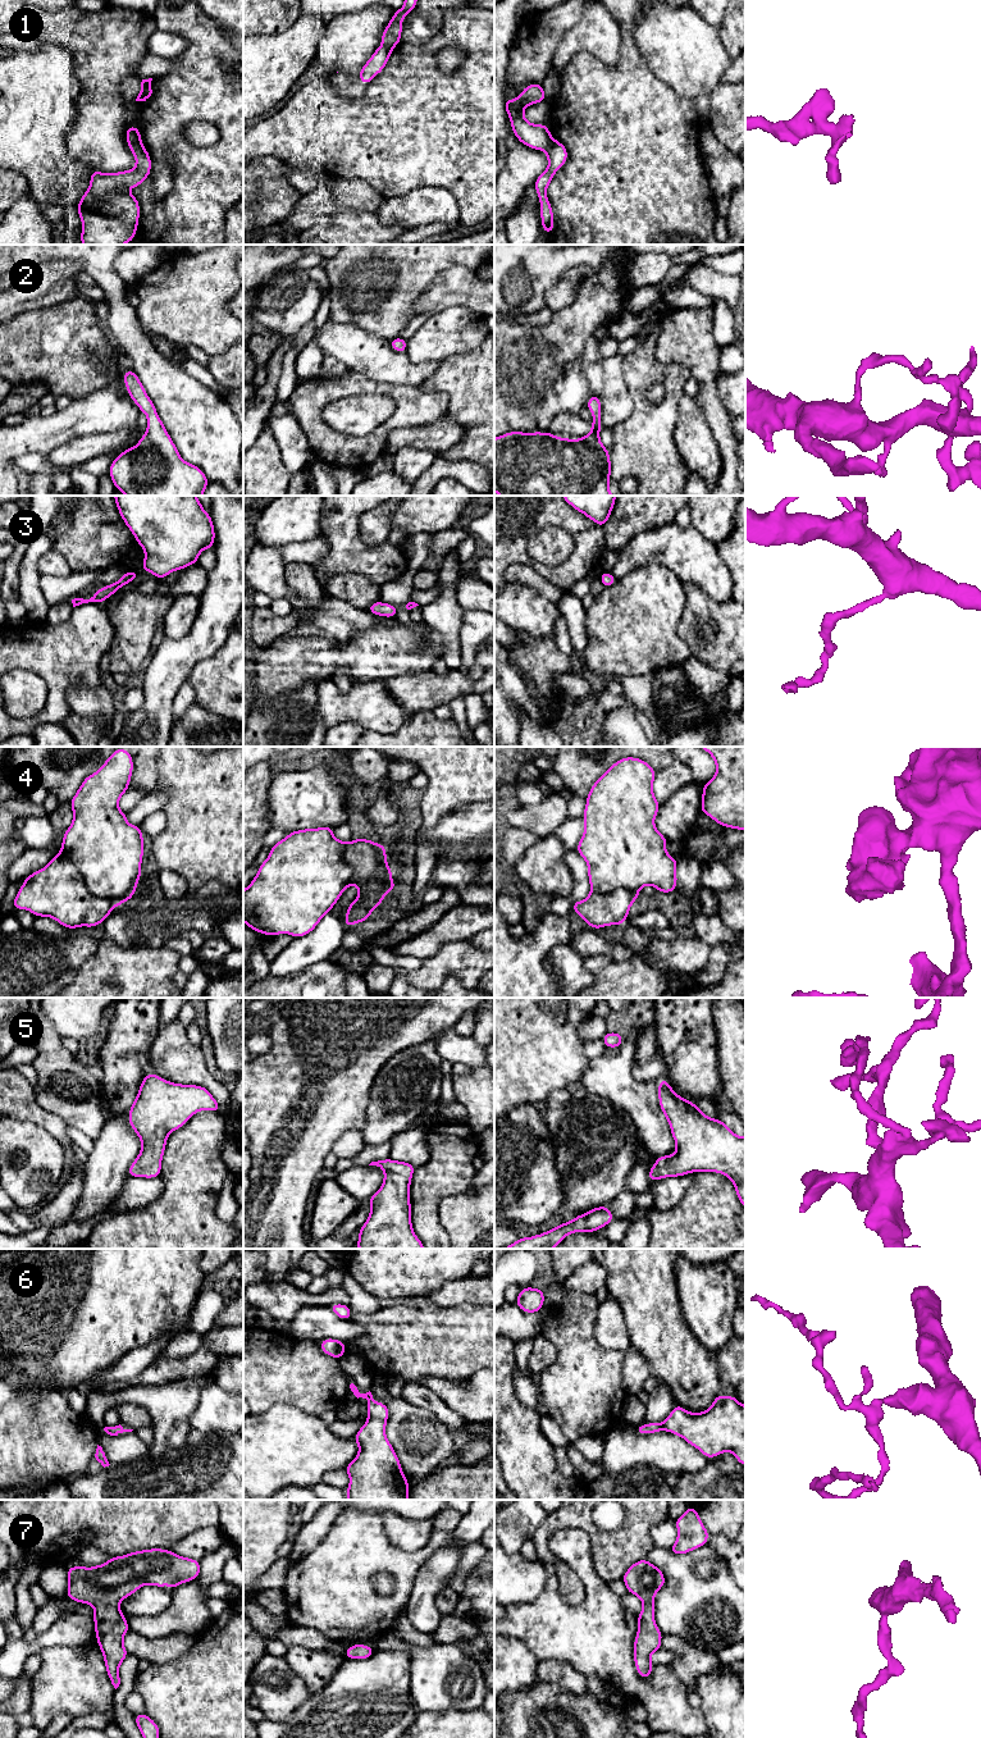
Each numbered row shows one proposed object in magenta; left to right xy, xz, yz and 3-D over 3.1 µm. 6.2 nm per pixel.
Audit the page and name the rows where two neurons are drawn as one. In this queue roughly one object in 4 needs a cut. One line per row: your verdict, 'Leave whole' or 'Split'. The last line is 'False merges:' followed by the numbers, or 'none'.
1: Split
2: Leave whole
3: Leave whole
4: Split
5: Leave whole
6: Leave whole
7: Leave whole
False merges: 1, 4

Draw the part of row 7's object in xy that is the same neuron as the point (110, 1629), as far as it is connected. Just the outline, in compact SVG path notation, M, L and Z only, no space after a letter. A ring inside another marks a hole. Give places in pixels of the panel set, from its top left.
M164 1548L129 1552L123 1556L110 1557L106 1563L91 1568L85 1568L82 1565L76 1568L67 1566L67 1597L76 1602L90 1604L93 1607L96 1641L104 1655L108 1677L115 1689L120 1684L119 1666L128 1656L128 1651L123 1645L123 1638L129 1630L128 1621L120 1611L119 1604L146 1584L164 1588L166 1583L173 1591L182 1583L197 1579L200 1570L199 1560L183 1557Z

